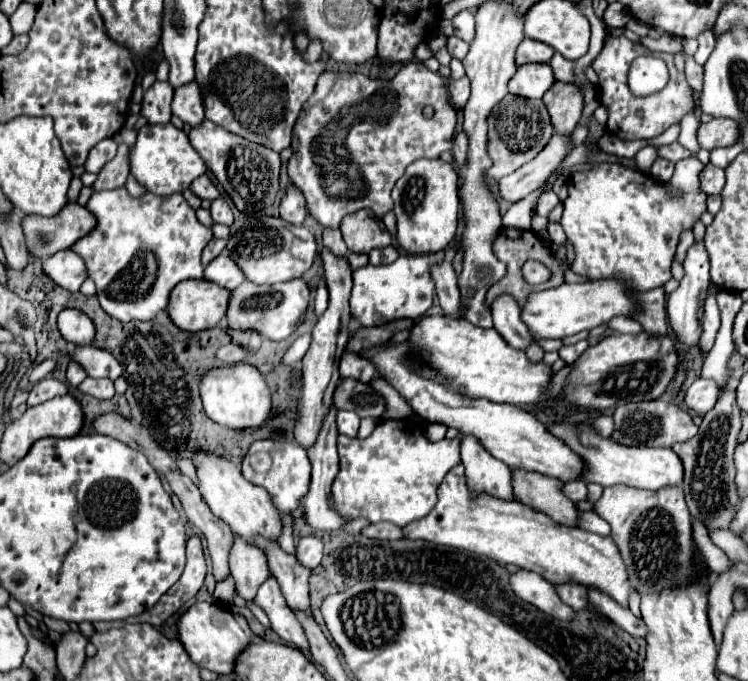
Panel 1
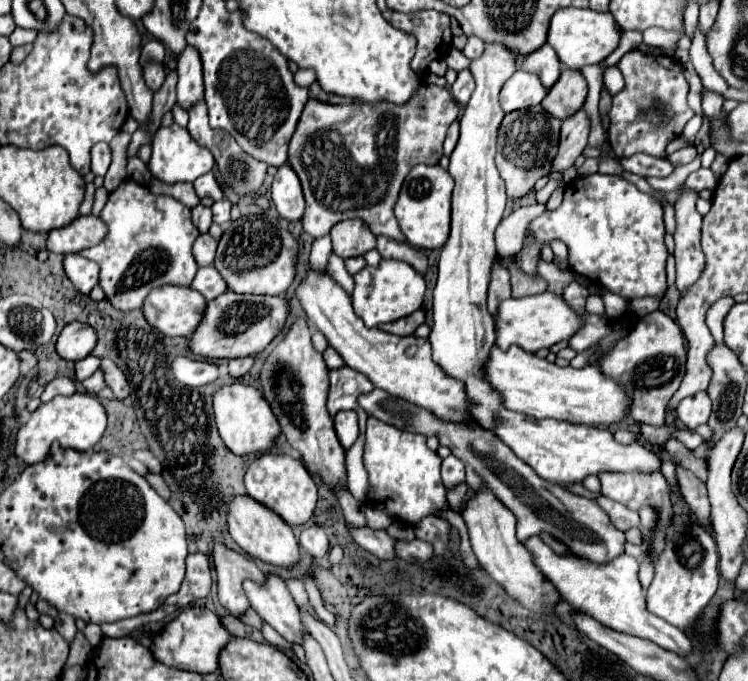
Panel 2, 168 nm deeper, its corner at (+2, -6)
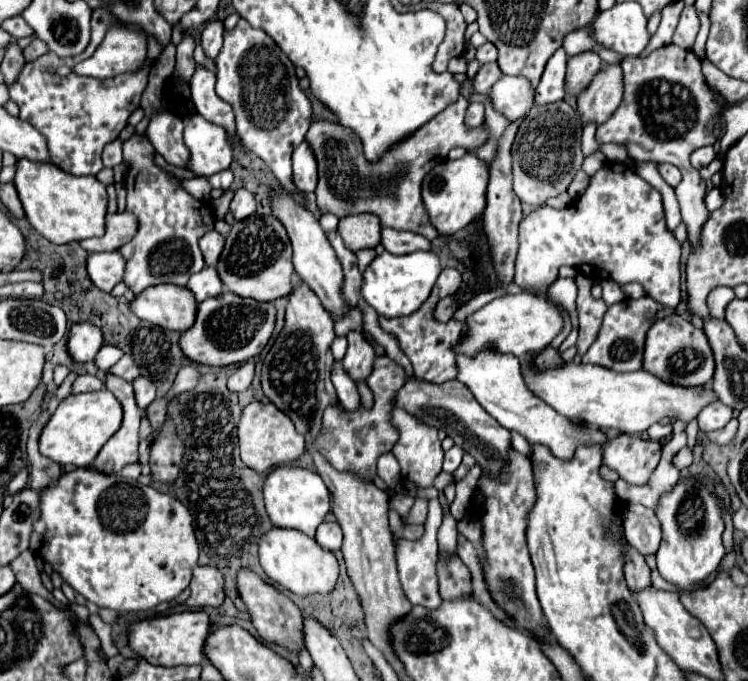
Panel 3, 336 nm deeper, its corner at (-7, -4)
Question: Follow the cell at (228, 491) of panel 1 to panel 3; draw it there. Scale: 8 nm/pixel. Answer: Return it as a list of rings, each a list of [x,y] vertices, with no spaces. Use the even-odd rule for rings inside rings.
[[[272,528],[266,538],[262,538],[260,546],[260,564],[266,576],[274,582],[284,586],[296,596],[310,596],[310,594],[330,594],[338,580],[338,560],[330,550],[324,550],[314,538],[298,532],[298,530],[278,530]]]

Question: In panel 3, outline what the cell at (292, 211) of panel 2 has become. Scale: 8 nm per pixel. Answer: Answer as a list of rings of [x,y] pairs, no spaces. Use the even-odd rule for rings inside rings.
[[[304,140],[292,154],[292,168],[294,168],[294,184],[300,192],[312,194],[318,182],[318,166],[308,140]]]

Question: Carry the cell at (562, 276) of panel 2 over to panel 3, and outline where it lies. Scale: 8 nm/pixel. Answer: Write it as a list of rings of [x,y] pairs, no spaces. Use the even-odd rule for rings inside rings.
[[[558,278],[548,290],[548,298],[560,302],[570,312],[572,324],[578,326],[578,320],[576,320],[576,282],[572,278]]]

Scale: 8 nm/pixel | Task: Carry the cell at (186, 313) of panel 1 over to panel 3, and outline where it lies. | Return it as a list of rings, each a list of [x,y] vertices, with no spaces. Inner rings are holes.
[[[174,284],[150,286],[130,302],[130,310],[140,320],[178,332],[184,332],[194,324],[196,306],[198,302],[194,302],[190,290]]]

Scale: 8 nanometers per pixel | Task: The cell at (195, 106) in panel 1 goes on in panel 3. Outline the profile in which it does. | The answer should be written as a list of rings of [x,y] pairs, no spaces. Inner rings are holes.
[[[210,20],[202,32],[200,44],[208,58],[216,58],[222,48],[222,36],[224,36],[224,22],[222,20]]]

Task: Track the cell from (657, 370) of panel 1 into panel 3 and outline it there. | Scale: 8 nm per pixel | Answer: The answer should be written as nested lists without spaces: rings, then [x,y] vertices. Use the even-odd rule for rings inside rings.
[[[672,316],[668,320],[658,320],[650,330],[646,338],[646,354],[644,354],[644,370],[652,372],[654,376],[662,378],[664,382],[674,382],[680,386],[702,386],[708,384],[714,376],[714,354],[708,344],[708,338],[702,328],[694,328],[690,320],[676,320],[678,316]]]

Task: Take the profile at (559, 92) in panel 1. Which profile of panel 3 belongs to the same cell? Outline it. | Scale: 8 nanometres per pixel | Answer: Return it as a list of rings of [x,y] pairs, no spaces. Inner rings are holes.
[[[596,52],[570,56],[568,68],[566,68],[566,92],[570,96],[578,96],[600,68],[602,68],[602,60]]]

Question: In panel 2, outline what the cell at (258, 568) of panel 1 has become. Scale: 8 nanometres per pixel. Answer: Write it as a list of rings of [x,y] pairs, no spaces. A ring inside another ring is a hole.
[[[265,574],[261,584],[245,580],[243,588],[251,608],[261,616],[261,620],[271,624],[285,640],[295,644],[301,642],[305,628],[301,628],[301,620],[297,616],[299,606],[293,602],[281,576]]]

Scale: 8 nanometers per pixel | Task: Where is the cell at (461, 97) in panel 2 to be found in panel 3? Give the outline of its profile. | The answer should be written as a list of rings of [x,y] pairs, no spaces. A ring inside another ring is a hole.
[[[496,62],[484,64],[484,66],[478,70],[476,78],[472,80],[474,90],[476,90],[476,92],[480,92],[480,94],[488,94],[488,92],[490,92],[490,88],[492,88],[492,84],[494,84],[500,76],[502,76],[502,70],[500,70],[500,66],[498,66]]]

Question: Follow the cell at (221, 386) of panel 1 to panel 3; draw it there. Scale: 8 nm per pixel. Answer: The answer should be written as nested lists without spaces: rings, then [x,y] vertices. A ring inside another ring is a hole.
[[[252,402],[244,408],[238,424],[238,448],[240,448],[242,462],[254,472],[262,474],[276,466],[296,462],[306,452],[306,442],[304,442],[304,436],[294,428],[294,422],[274,404]]]

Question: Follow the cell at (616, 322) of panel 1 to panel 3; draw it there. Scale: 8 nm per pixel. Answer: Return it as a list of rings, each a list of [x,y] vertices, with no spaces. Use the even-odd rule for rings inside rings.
[[[604,280],[602,282],[602,298],[604,298],[604,302],[608,306],[612,306],[612,304],[622,302],[624,300],[624,294],[622,294],[620,286],[614,280]]]

